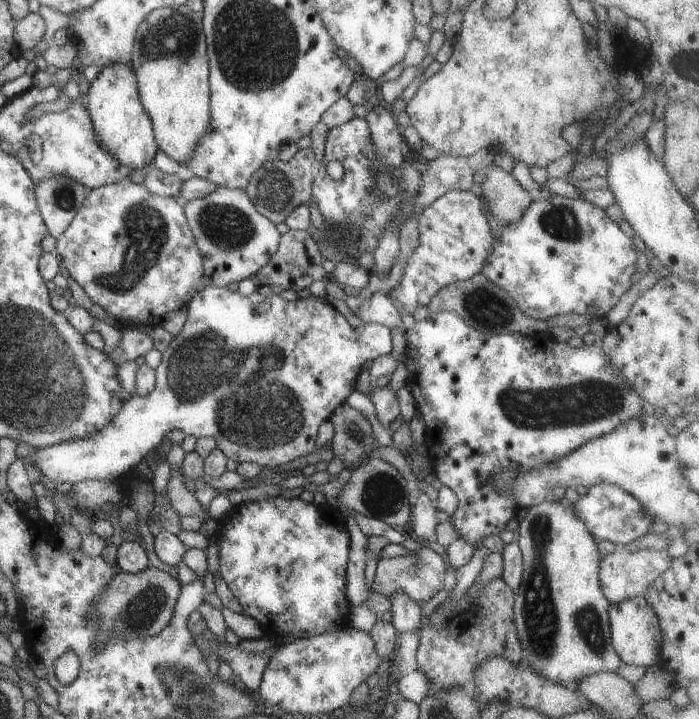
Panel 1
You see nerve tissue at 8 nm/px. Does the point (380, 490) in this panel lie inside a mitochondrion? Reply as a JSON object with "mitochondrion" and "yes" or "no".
{"mitochondrion":"yes"}

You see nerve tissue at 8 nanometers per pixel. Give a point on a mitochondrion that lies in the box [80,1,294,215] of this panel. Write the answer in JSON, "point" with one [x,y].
{"point":[177,36]}

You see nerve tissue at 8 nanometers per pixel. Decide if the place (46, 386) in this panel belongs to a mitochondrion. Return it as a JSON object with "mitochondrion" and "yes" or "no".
{"mitochondrion":"yes"}

